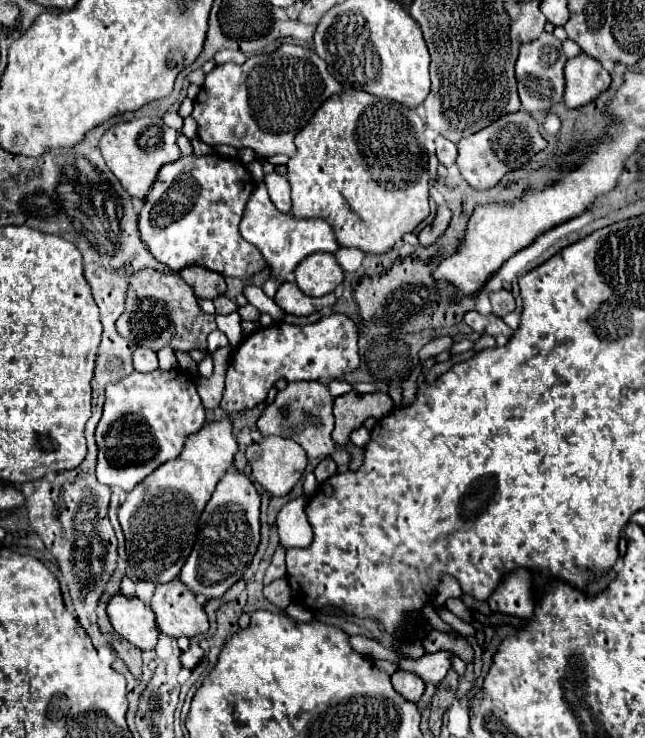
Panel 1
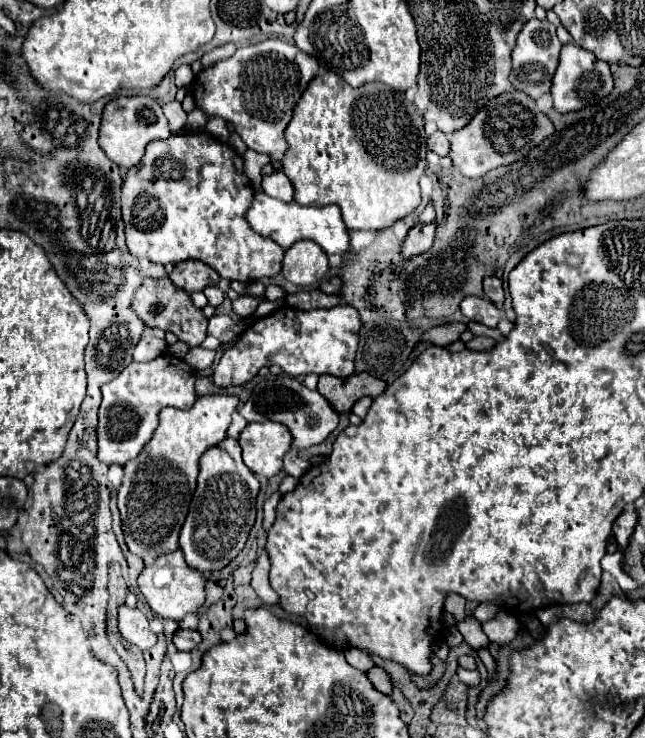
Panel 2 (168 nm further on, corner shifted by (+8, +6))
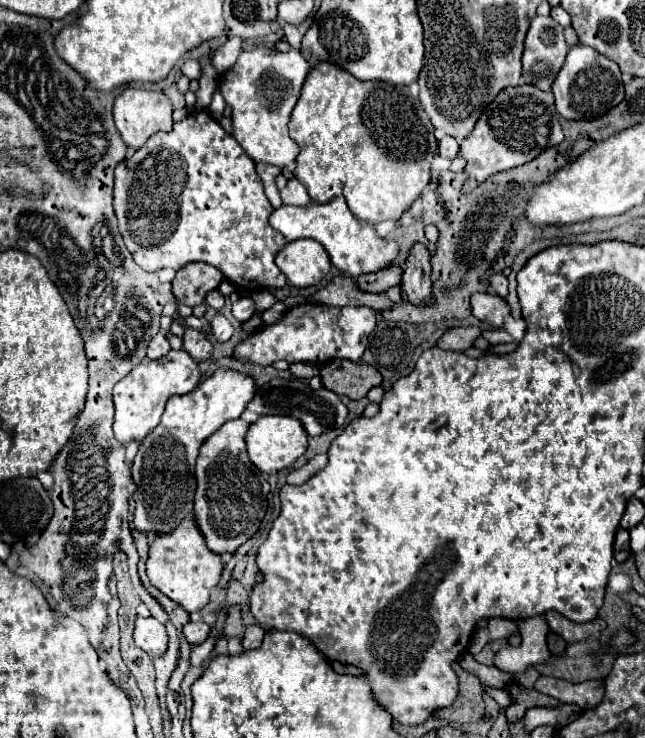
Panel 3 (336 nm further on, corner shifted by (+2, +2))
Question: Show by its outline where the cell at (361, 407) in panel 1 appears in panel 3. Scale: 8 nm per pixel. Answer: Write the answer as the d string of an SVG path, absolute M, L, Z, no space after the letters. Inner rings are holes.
M333 359L319 369L323 387L349 399L363 399L369 389L381 385L381 373L365 363L351 363L347 359Z

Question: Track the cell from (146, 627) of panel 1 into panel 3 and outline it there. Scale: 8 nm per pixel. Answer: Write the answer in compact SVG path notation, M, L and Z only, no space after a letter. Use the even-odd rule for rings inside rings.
M153 617L135 619L135 643L151 657L159 657L167 651L167 633L165 627Z

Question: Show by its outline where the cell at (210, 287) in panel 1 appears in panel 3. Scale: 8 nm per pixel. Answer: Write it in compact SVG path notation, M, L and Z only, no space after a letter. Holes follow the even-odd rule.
M191 263L177 271L173 279L173 295L179 303L189 307L205 303L205 295L219 287L223 273L205 263Z

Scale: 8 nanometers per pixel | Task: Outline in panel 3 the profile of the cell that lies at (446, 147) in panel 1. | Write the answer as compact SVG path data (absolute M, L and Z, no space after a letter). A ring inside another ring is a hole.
M443 137L439 141L439 155L447 157L447 159L455 159L459 153L459 143L455 137Z

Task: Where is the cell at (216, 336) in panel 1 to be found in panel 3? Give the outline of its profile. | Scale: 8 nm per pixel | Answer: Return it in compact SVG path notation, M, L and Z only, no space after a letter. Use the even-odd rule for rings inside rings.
M217 313L217 315L211 319L211 331L213 331L213 335L215 335L215 339L217 339L219 343L229 341L231 335L233 335L233 327L231 327L229 319L225 319L221 313Z

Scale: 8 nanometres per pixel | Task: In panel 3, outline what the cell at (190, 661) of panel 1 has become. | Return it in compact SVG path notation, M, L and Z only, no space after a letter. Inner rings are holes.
M189 621L189 623L183 625L183 635L187 637L187 641L189 641L191 645L203 643L203 641L209 637L209 631L211 631L211 627L209 627L205 621L197 621L197 623Z

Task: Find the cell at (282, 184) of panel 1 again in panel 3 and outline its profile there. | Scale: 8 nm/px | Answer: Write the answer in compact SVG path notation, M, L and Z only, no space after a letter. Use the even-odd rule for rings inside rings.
M289 179L287 187L281 191L281 199L285 205L307 205L311 201L305 185L299 179Z

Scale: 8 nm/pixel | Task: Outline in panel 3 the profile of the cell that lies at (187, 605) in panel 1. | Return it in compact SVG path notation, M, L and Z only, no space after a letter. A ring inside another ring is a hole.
M193 513L187 515L187 519L183 519L183 523L175 527L175 531L171 531L171 535L157 535L149 545L147 575L151 583L189 613L199 611L209 603L211 587L219 583L221 571L223 559L207 547Z

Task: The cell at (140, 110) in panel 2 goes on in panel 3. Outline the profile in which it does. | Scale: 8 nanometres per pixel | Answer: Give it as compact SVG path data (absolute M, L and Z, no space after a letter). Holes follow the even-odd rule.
M125 89L121 95L115 97L115 105L113 105L113 117L115 117L115 125L123 137L123 141L133 147L139 149L145 145L145 141L157 133L157 131L171 131L173 119L171 119L171 101L163 91L147 91L147 89Z

